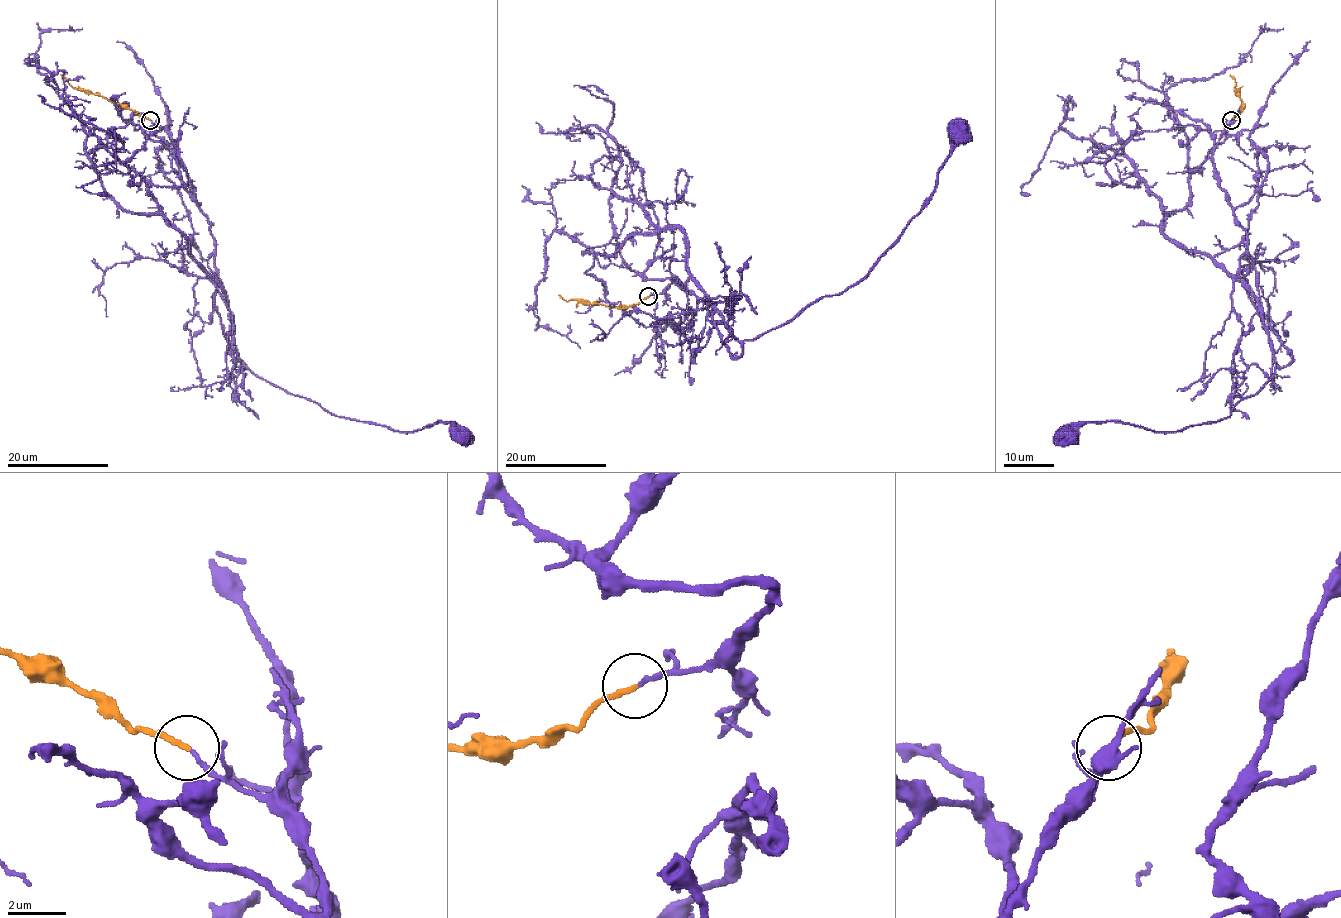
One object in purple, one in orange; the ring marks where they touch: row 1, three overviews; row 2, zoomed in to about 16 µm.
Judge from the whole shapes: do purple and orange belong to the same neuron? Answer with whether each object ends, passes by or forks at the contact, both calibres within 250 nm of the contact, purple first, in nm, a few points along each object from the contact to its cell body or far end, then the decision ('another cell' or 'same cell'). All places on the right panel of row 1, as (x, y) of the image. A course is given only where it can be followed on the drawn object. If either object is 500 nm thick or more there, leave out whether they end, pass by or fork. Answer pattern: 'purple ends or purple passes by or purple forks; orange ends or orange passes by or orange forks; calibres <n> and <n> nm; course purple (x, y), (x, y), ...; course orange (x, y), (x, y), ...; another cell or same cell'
purple ends; orange ends; calibres 150 and 190 nm; course purple (1231, 120), (1212, 155), (1215, 178), (1246, 234), (1275, 373), (1217, 421), (1172, 431), (1071, 422), (1064, 434); course orange (1231, 120), (1239, 115), (1241, 101), (1235, 88), (1236, 82), (1230, 75); same cell

